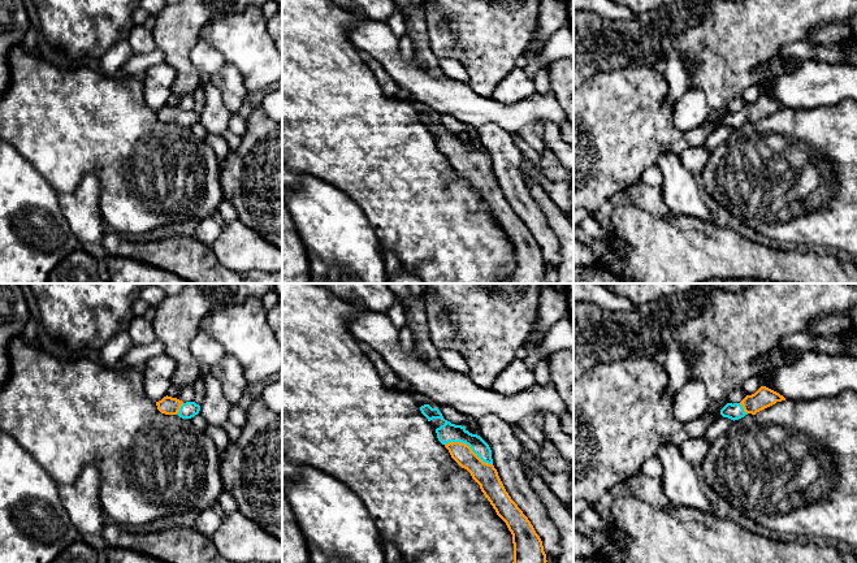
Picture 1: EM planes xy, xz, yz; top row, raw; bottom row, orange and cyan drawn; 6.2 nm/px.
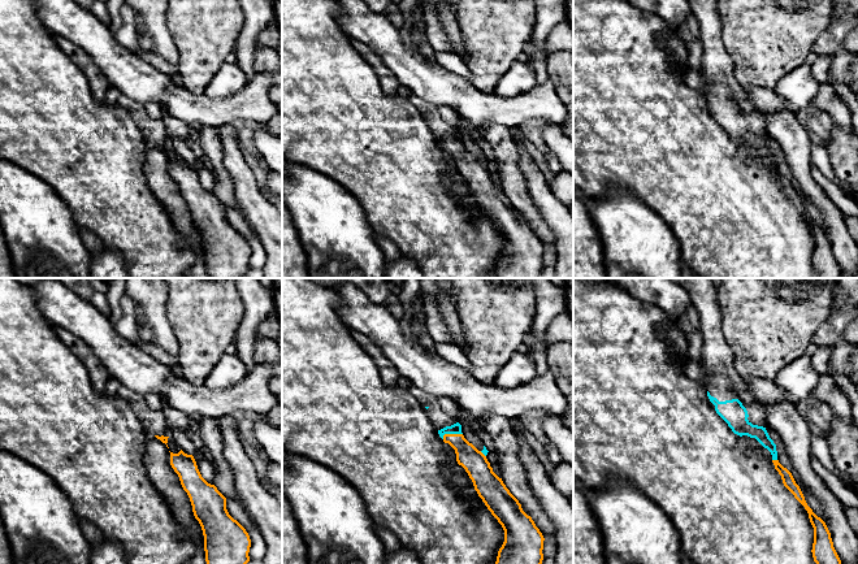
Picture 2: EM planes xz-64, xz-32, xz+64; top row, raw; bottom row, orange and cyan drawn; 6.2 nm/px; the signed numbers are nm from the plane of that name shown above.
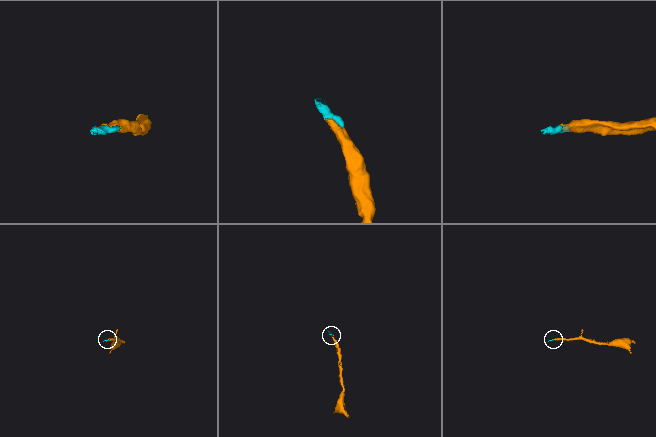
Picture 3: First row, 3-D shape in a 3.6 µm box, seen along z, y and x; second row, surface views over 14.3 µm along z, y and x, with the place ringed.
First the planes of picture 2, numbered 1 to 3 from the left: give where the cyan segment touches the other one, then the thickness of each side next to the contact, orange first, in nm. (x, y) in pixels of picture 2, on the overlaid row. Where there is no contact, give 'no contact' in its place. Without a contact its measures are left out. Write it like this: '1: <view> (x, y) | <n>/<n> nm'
1: no contact
2: xz-32 (451, 434) | 150/60 nm
3: xz+64 (775, 460) | 70/90 nm

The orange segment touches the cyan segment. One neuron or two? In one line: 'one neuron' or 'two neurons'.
one neuron

